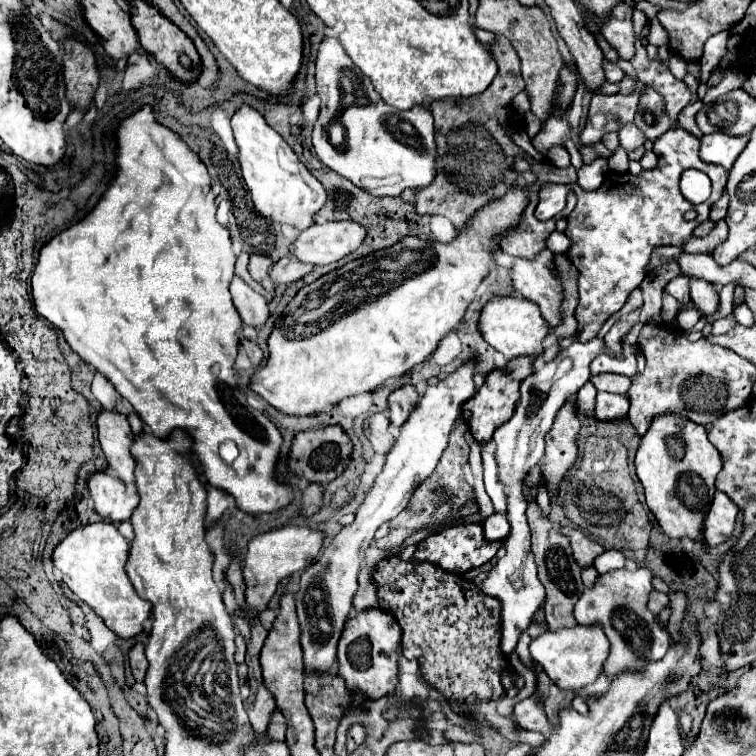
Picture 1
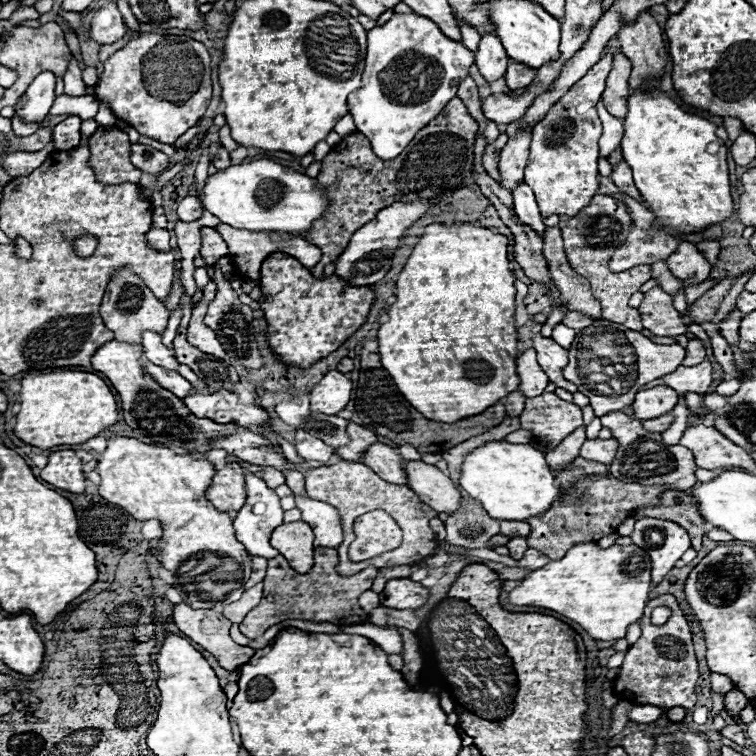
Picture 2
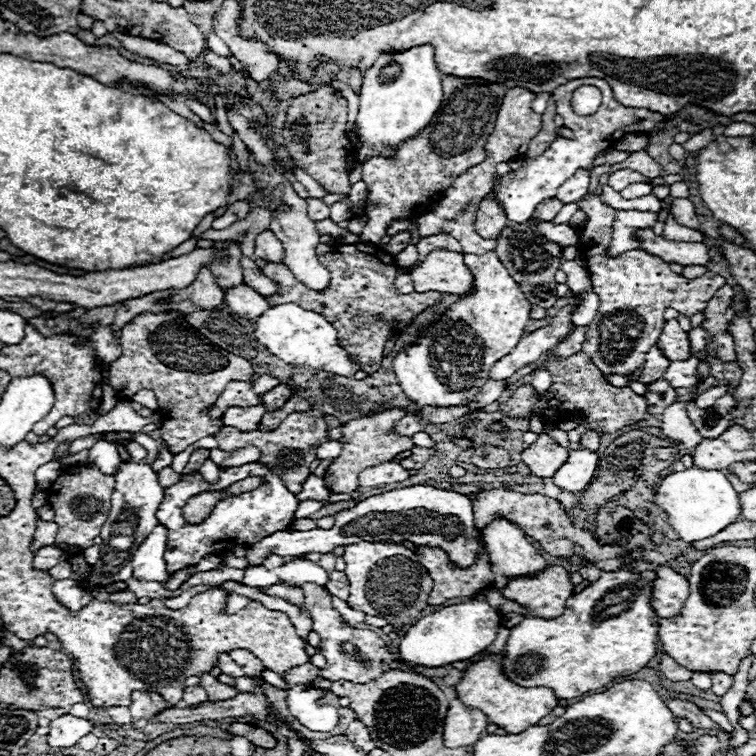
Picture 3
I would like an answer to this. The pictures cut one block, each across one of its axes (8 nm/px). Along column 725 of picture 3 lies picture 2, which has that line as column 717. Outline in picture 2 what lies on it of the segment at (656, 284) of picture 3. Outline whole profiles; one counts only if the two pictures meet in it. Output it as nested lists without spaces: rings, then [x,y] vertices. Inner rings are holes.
[[[704,280],[700,284],[692,284],[684,288],[687,304],[694,304],[702,294],[706,294],[710,288],[714,288],[718,280]]]

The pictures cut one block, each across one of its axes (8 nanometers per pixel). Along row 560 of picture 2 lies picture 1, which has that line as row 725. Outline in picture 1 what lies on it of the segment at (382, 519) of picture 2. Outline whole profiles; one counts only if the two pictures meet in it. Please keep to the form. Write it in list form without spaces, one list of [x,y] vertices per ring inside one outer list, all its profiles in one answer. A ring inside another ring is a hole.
[[[354,724],[354,726],[348,730],[348,748],[350,748],[350,750],[356,750],[356,748],[364,742],[364,738],[366,738],[364,726]]]

